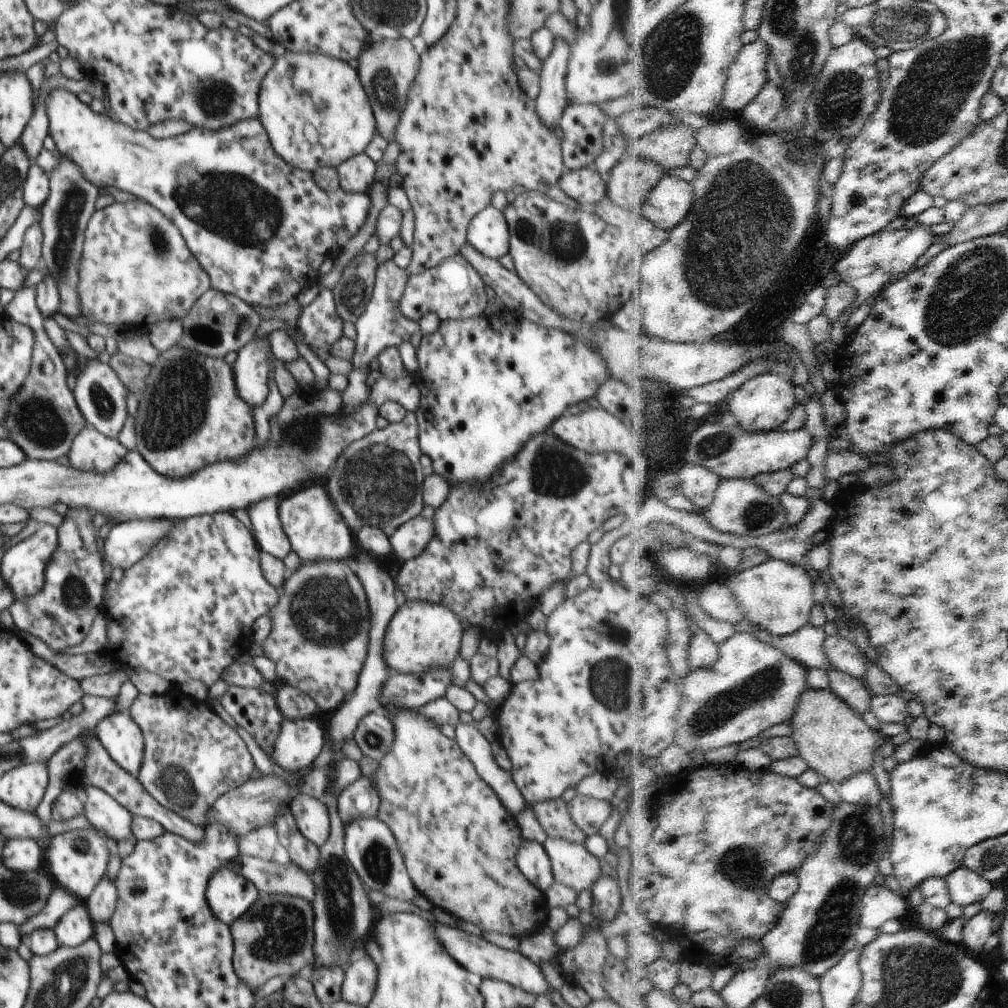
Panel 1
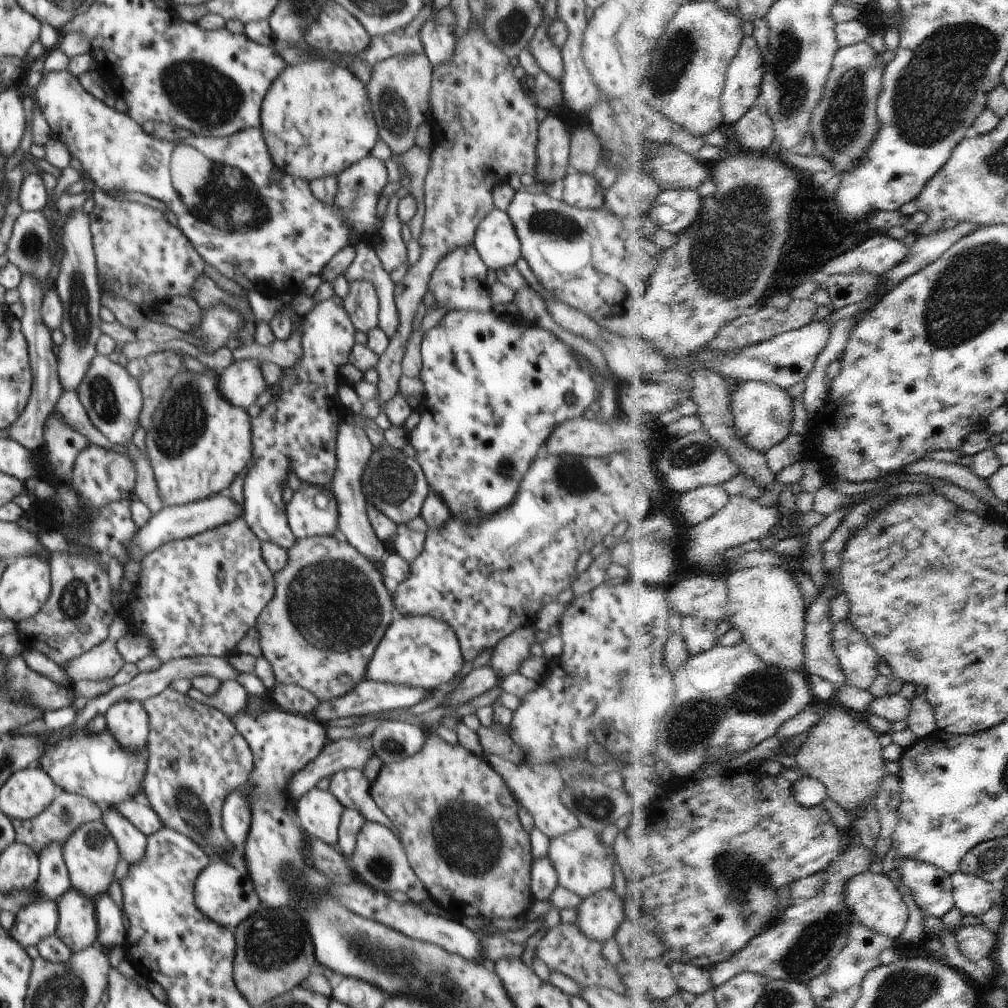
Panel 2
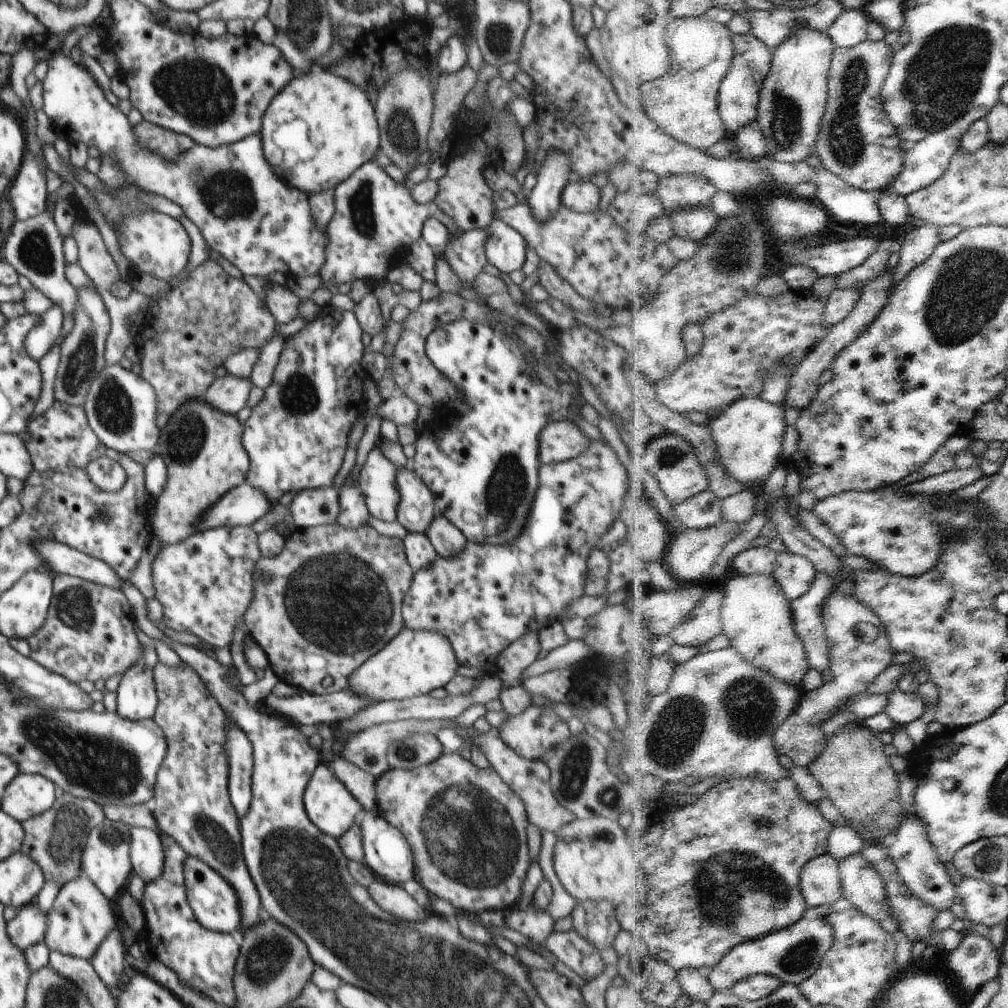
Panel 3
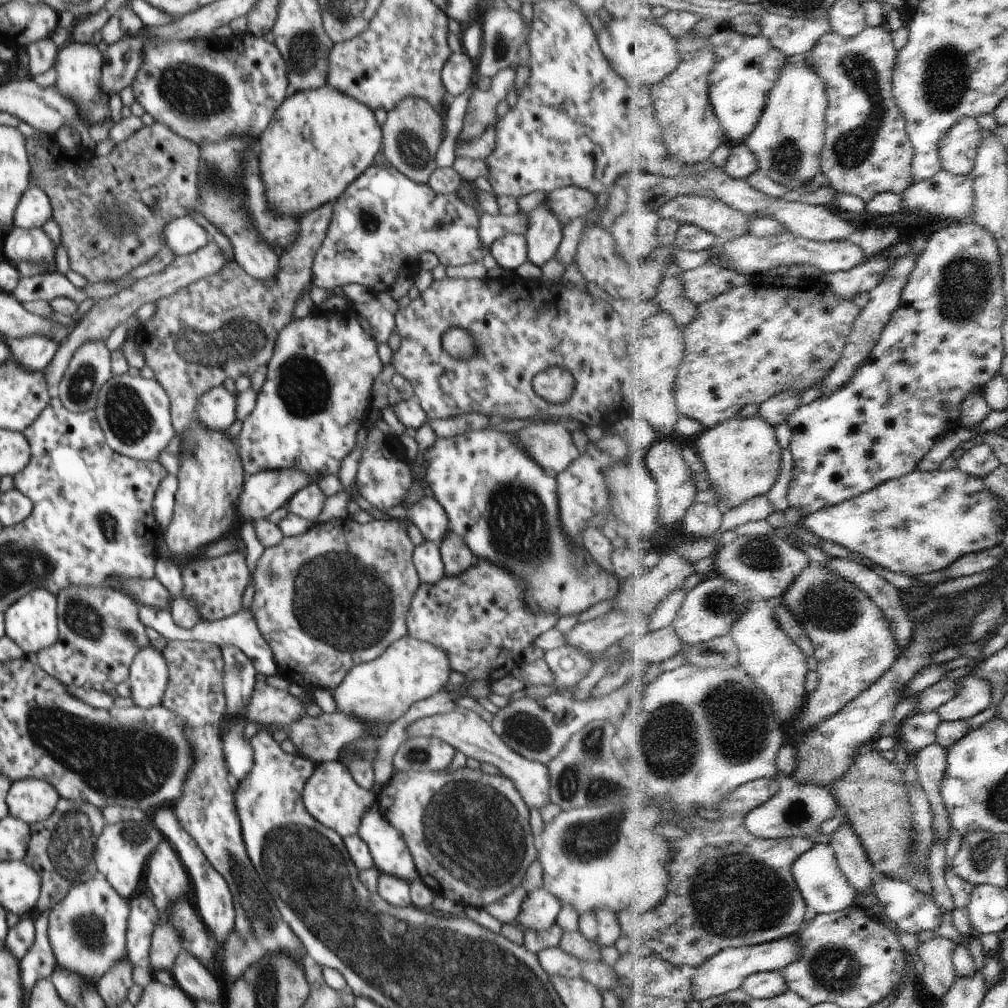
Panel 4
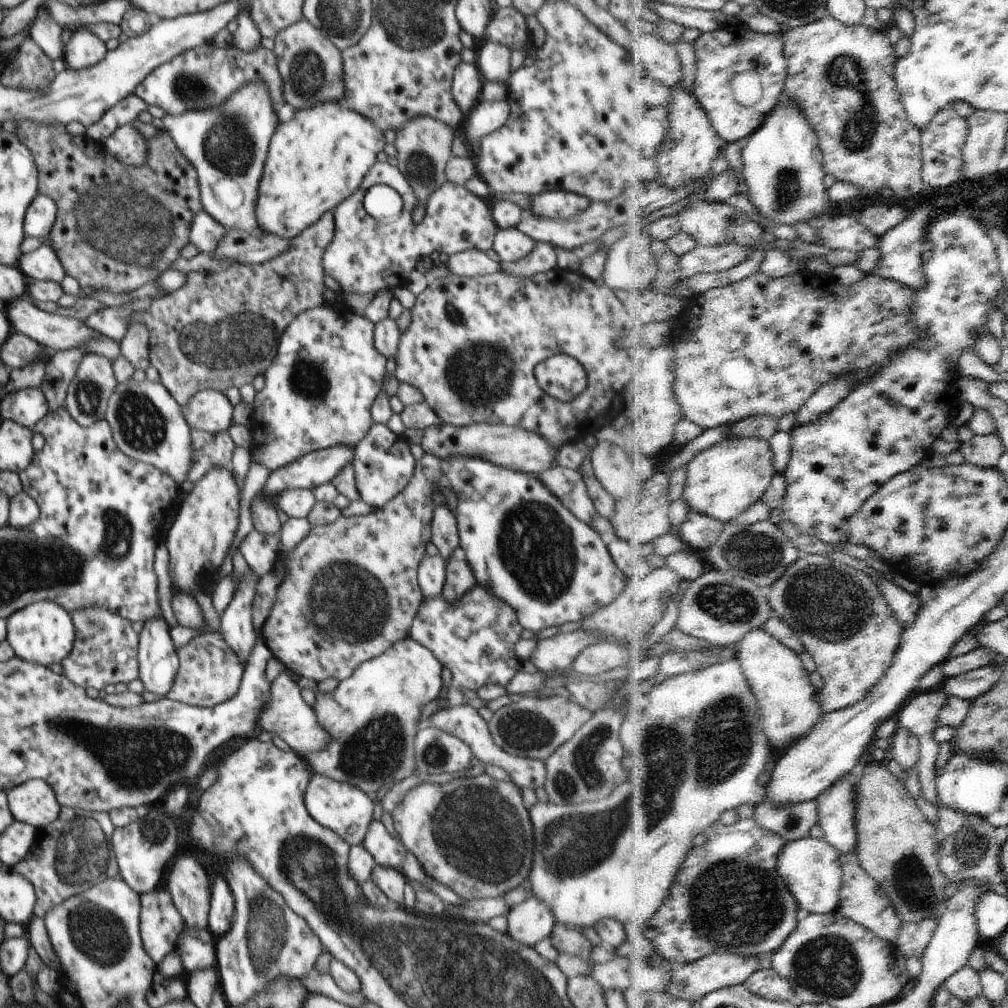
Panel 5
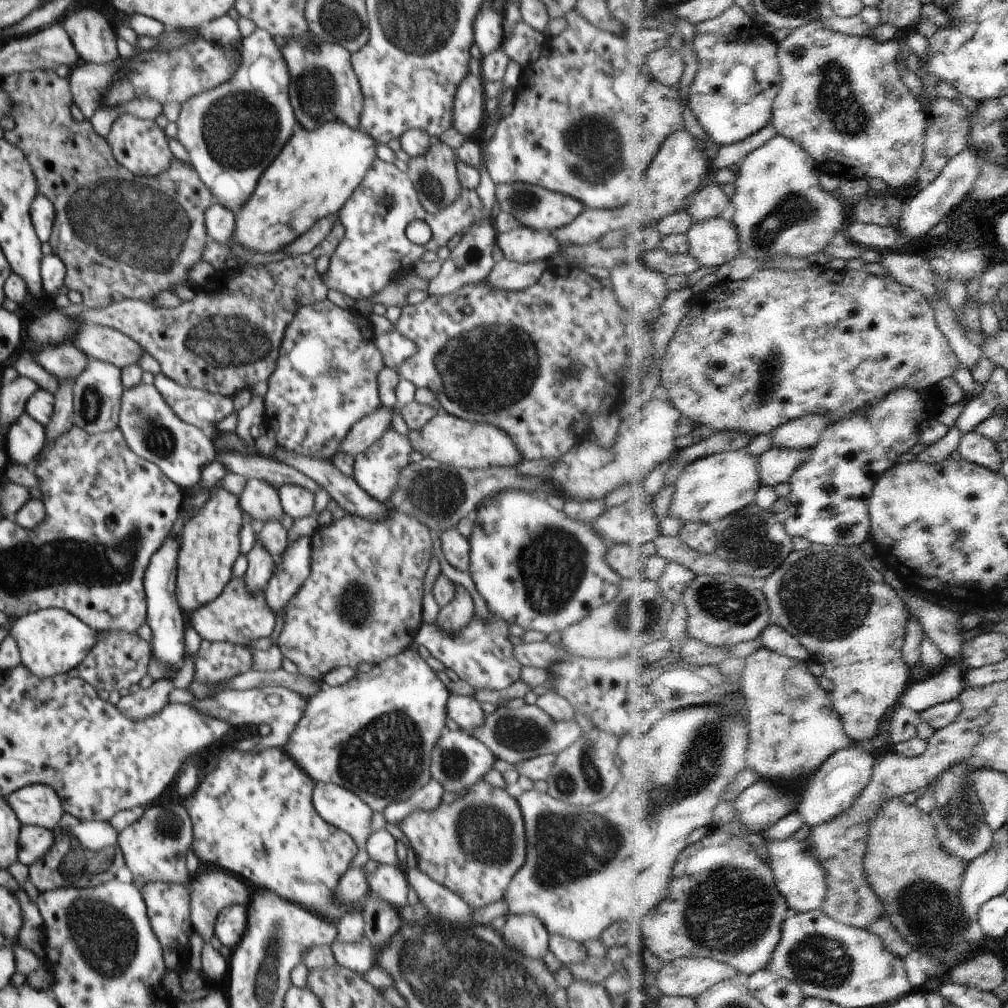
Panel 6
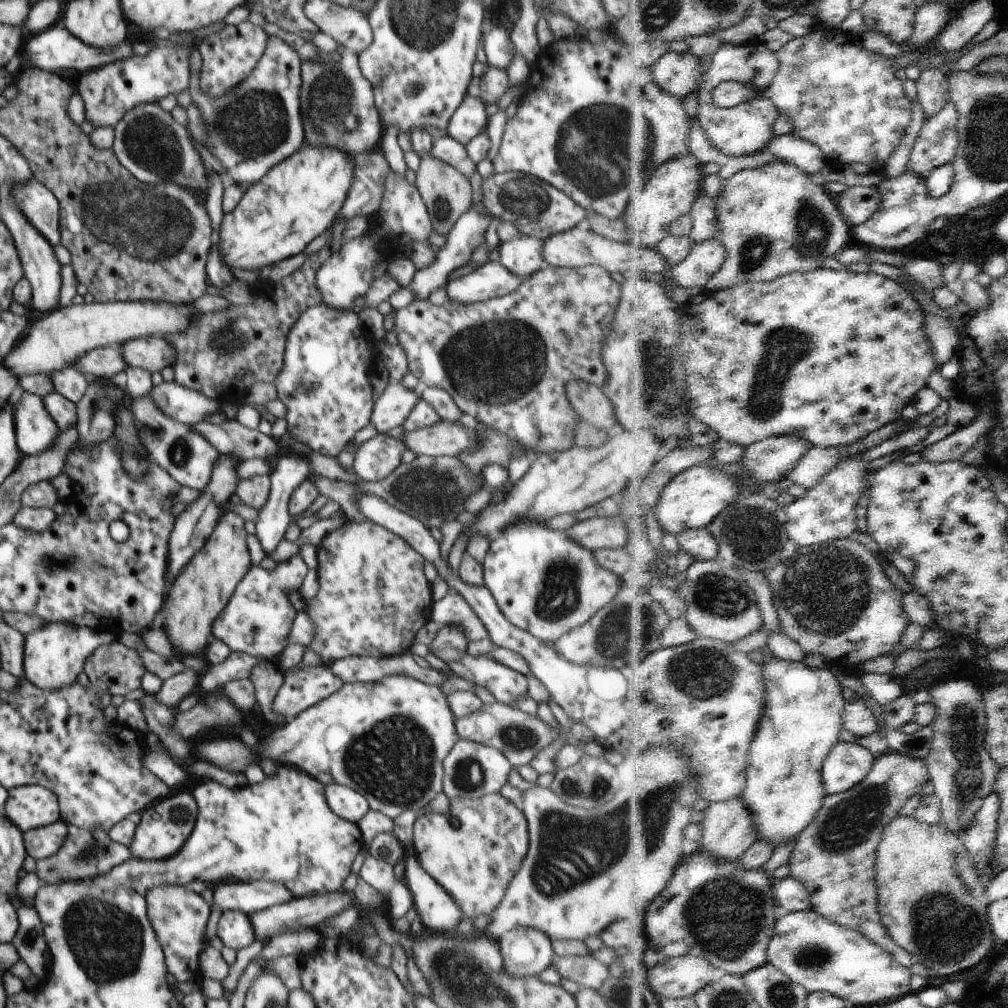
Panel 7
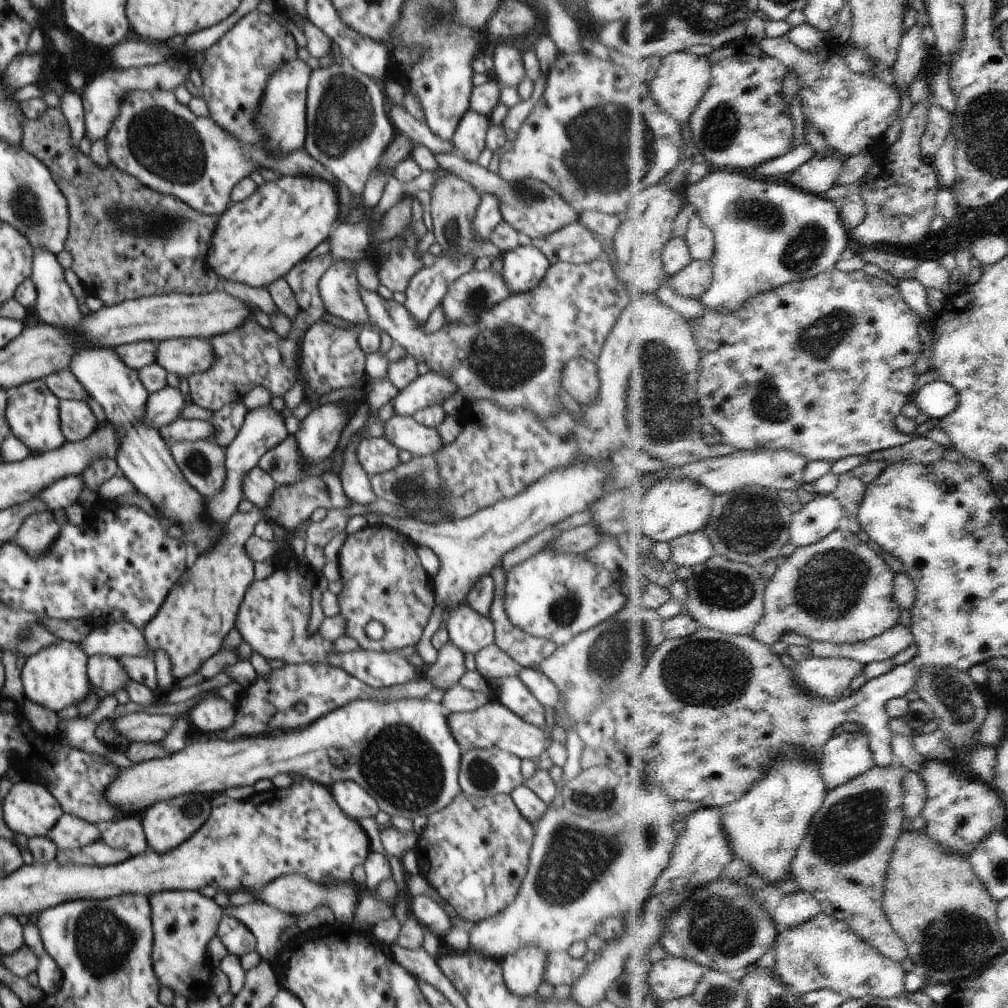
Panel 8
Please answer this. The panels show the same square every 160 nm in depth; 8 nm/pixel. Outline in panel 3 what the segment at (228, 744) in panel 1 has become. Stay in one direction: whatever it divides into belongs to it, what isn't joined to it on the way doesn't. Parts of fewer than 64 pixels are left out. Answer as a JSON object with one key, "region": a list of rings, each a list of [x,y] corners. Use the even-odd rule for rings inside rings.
{"region":[[[178,659],[172,661],[171,665],[164,665],[158,661],[153,669],[158,697],[153,719],[162,729],[168,743],[167,755],[155,778],[156,807],[153,815],[158,830],[172,837],[188,855],[195,856],[211,866],[230,883],[230,886],[234,887],[241,910],[240,931],[253,929],[262,922],[258,913],[261,898],[244,860],[239,818],[231,803],[228,790],[229,762],[225,751],[228,726],[225,712],[209,693],[202,677],[184,661]]]}

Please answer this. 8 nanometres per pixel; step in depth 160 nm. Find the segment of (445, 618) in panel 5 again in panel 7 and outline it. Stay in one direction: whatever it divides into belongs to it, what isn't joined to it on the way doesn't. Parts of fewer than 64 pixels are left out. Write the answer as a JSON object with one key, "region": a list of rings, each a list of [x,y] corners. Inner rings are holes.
{"region":[[[468,654],[459,661],[447,663],[456,676],[485,686],[498,702],[516,707],[517,699],[528,693],[528,681],[523,674],[496,662],[488,655],[473,658]]]}

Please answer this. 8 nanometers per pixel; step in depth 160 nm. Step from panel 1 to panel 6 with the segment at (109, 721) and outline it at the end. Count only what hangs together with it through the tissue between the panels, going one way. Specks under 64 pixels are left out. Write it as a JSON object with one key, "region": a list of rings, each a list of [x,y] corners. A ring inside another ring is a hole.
{"region":[[[168,536],[153,554],[147,566],[143,585],[147,598],[147,622],[152,629],[151,654],[162,662],[177,668],[184,658],[184,616],[176,598],[177,556],[180,536]]]}

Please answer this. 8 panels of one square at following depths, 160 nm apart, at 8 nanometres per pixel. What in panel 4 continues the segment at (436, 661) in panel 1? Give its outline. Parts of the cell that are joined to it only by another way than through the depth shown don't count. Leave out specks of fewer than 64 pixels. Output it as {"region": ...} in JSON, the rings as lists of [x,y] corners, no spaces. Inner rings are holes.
{"region":[[[409,634],[401,639],[393,642],[384,652],[373,661],[365,663],[357,663],[353,666],[344,680],[333,690],[333,697],[337,704],[337,710],[341,713],[353,716],[355,719],[360,719],[367,725],[367,737],[362,737],[346,744],[345,749],[338,754],[338,761],[341,762],[339,756],[344,759],[348,756],[348,752],[356,758],[364,758],[370,764],[375,763],[377,758],[377,748],[381,735],[385,730],[401,716],[404,716],[409,708],[416,702],[428,698],[437,692],[446,689],[448,676],[450,676],[451,666],[449,663],[448,654],[436,645],[418,640],[411,637]]]}

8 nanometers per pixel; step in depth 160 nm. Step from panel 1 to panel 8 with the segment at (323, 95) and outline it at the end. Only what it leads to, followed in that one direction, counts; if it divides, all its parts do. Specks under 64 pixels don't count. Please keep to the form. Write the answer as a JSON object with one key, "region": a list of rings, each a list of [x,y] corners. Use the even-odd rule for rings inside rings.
{"region":[[[281,175],[275,182],[259,186],[242,202],[231,203],[218,216],[206,264],[220,280],[268,287],[329,238],[336,218],[338,196],[328,182]]]}

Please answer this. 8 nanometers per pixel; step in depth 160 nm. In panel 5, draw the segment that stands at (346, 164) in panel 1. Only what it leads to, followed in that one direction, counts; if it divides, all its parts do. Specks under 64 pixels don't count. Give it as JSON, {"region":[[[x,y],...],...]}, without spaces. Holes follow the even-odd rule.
{"region":[[[377,160],[366,173],[358,190],[332,210],[335,233],[323,254],[324,272],[340,283],[344,293],[377,293],[386,288],[405,286],[416,262],[424,256],[430,256],[432,252],[446,254],[450,258],[468,249],[486,251],[492,248],[498,228],[493,221],[490,205],[490,200],[481,199],[464,185],[450,182],[436,189],[427,202],[421,204],[398,167],[388,161]],[[376,185],[391,186],[402,197],[403,209],[399,221],[380,224],[366,212],[363,205],[366,191]],[[419,207],[425,212],[421,220],[414,216]]]}

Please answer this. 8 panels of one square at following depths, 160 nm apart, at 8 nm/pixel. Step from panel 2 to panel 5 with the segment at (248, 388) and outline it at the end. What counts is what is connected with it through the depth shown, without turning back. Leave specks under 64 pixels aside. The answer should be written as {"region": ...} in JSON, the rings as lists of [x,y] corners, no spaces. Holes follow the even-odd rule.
{"region":[[[202,389],[181,406],[181,413],[192,429],[217,433],[231,426],[233,406],[220,391]]]}

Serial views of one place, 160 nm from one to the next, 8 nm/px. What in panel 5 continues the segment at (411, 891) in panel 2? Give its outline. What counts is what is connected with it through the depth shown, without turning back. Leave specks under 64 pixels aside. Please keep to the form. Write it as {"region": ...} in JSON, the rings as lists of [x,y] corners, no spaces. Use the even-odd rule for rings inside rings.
{"region":[[[373,820],[370,823],[361,845],[372,855],[378,865],[402,871],[405,848],[402,842],[390,835],[381,821]]]}

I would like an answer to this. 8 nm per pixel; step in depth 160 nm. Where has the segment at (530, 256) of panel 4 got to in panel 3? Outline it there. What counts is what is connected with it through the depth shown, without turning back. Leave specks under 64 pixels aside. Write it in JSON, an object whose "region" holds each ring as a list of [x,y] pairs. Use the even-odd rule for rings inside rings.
{"region":[[[549,151],[536,172],[537,182],[527,198],[528,205],[540,223],[550,221],[562,206],[561,194],[571,180],[571,167],[564,153]]]}

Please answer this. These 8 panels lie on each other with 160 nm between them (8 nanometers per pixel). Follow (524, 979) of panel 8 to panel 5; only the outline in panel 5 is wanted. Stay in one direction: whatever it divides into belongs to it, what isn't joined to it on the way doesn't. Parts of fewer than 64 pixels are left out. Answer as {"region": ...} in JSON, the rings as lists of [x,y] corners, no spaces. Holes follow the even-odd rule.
{"region":[[[530,896],[510,907],[506,916],[508,936],[529,947],[535,947],[541,940],[550,937],[556,925],[550,906]]]}

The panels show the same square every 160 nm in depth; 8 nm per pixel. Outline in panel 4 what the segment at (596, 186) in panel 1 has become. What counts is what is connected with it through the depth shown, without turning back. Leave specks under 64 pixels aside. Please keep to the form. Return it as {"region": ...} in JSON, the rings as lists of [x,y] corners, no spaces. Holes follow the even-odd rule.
{"region":[[[569,186],[547,193],[545,200],[555,217],[565,226],[574,218],[585,218],[596,206],[598,196],[589,190]]]}

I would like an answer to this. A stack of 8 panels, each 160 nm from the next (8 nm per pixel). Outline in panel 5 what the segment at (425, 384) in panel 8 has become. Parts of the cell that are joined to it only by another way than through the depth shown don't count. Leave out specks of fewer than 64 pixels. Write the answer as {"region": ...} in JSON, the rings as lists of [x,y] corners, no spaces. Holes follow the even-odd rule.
{"region":[[[334,445],[330,449],[315,450],[305,454],[285,467],[272,471],[260,495],[276,501],[277,496],[286,489],[307,488],[312,491],[318,485],[330,482],[346,465],[350,465],[355,455],[355,448],[356,446],[350,445]]]}

